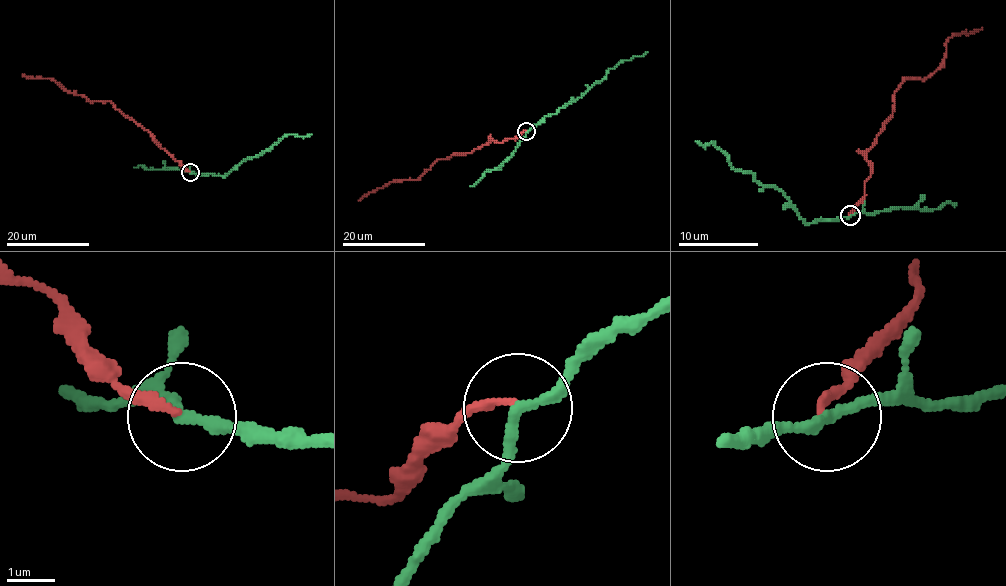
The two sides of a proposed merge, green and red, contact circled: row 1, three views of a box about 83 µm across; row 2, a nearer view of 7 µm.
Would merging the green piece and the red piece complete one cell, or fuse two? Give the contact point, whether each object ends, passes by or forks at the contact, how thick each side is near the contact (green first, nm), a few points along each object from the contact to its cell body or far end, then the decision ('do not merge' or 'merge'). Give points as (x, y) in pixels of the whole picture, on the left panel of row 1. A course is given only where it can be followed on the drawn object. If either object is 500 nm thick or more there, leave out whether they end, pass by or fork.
at (190, 172); green passes by; red ends there; 200 nm thick on the green side, 170 nm on the other; green runs (190, 172), (225, 176), (246, 159), (271, 149), (289, 134), (311, 134); red runs (190, 172), (109, 102), (90, 102), (82, 95), (65, 91), (45, 78), (23, 75); do not merge

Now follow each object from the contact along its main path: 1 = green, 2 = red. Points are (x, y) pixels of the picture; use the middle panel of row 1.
1: (526, 132), (602, 80), (611, 68), (625, 59), (642, 56), (647, 51)
2: (526, 131), (515, 139), (501, 142), (491, 140), (468, 153), (437, 160), (418, 179), (392, 181), (359, 200)

